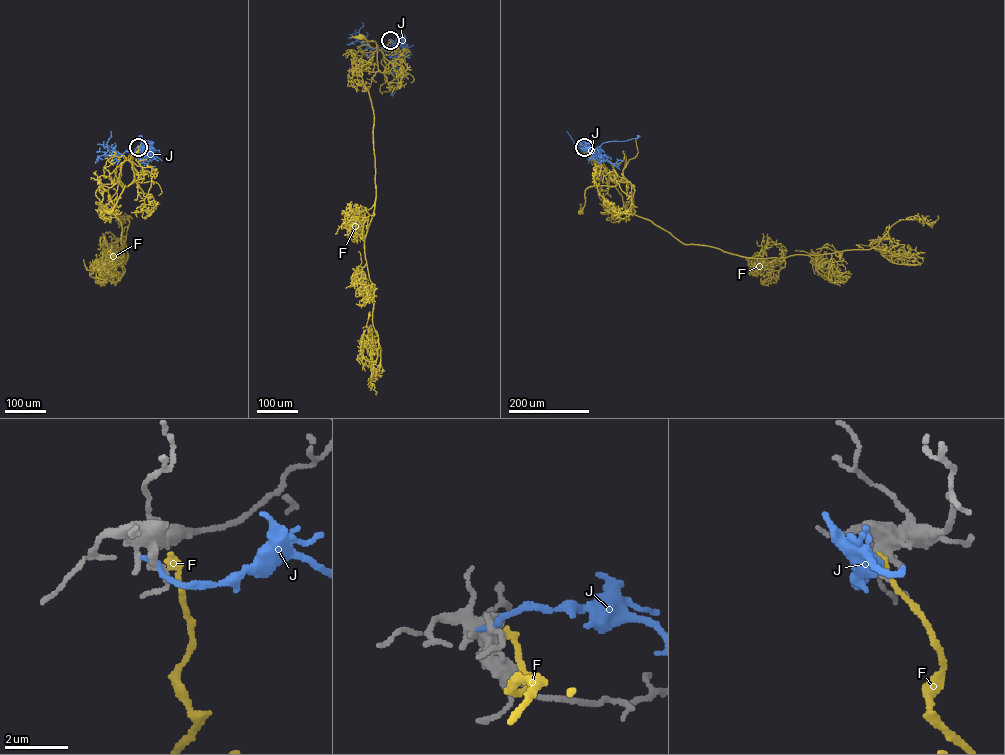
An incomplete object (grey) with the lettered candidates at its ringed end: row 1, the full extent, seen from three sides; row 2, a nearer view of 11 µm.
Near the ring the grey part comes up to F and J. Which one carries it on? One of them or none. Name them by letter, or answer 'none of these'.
none of these

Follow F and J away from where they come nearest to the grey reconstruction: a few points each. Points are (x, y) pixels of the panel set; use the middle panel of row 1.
F: (390, 40), (381, 49), (386, 63), (381, 72), (378, 68), (376, 42), (361, 37)
J: (390, 40), (395, 43), (391, 48), (397, 56), (393, 68), (396, 87), (392, 95)

